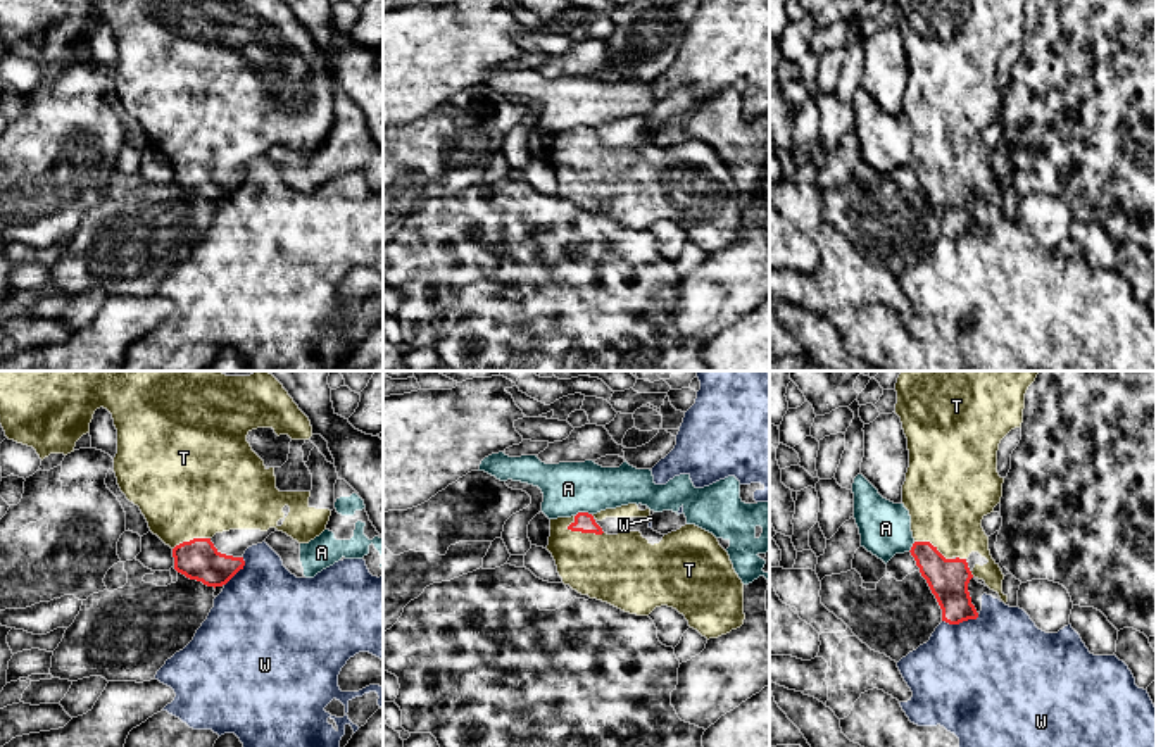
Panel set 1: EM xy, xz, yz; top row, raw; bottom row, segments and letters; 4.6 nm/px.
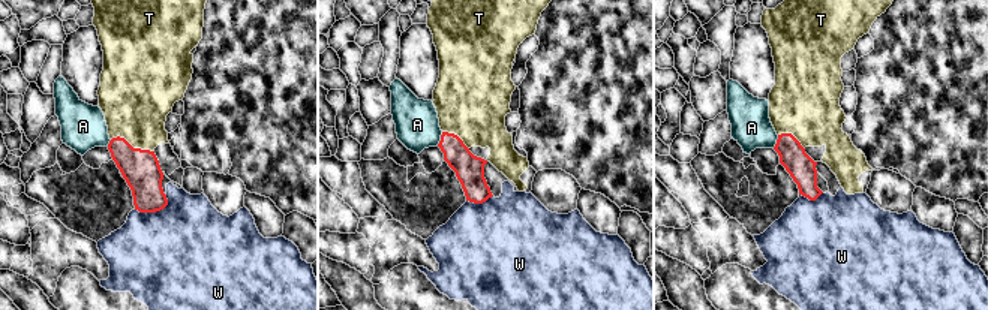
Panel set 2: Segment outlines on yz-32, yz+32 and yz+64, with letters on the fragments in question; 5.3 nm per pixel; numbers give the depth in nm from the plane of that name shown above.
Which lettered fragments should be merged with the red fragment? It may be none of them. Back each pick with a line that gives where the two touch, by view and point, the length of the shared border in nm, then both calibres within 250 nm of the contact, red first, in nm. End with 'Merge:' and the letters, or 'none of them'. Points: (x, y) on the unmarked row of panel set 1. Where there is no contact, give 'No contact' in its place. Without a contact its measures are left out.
T: Touches red at xz (585, 145). Shared border 180 nm. Thickness 90 nm (red) against 340 nm
Merge: T

